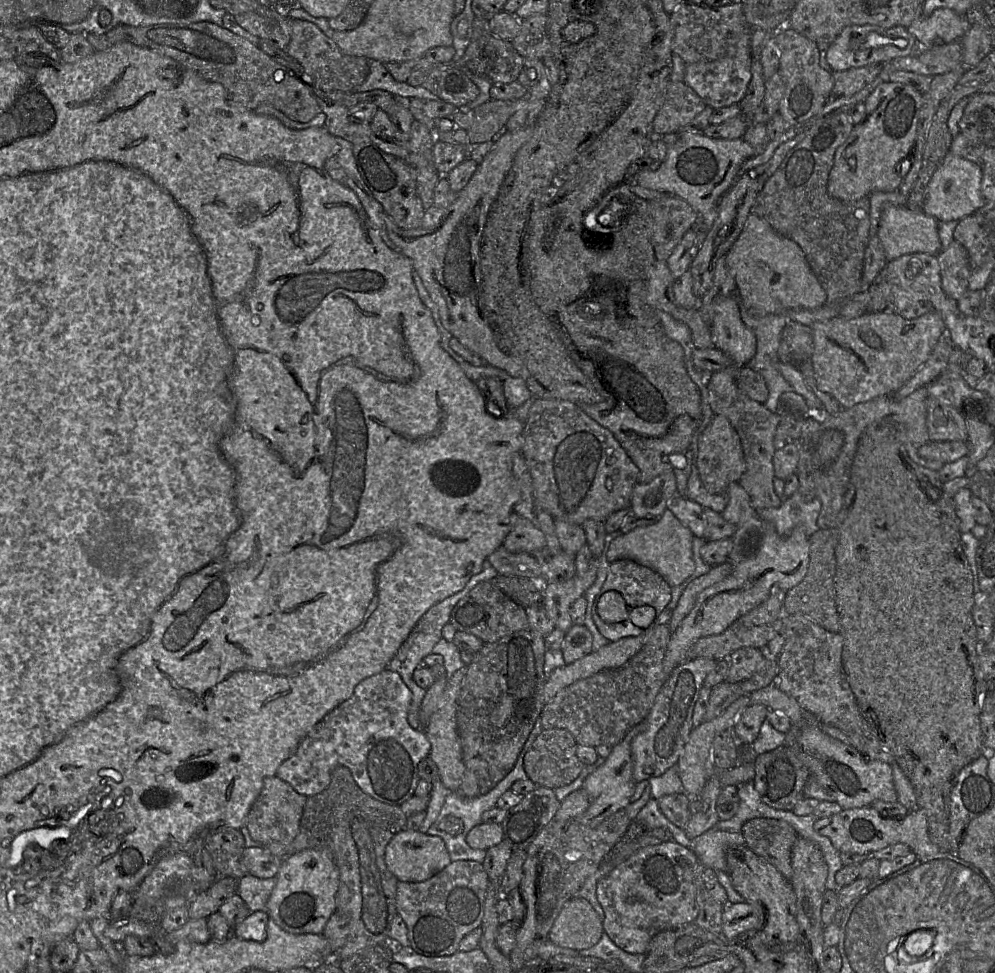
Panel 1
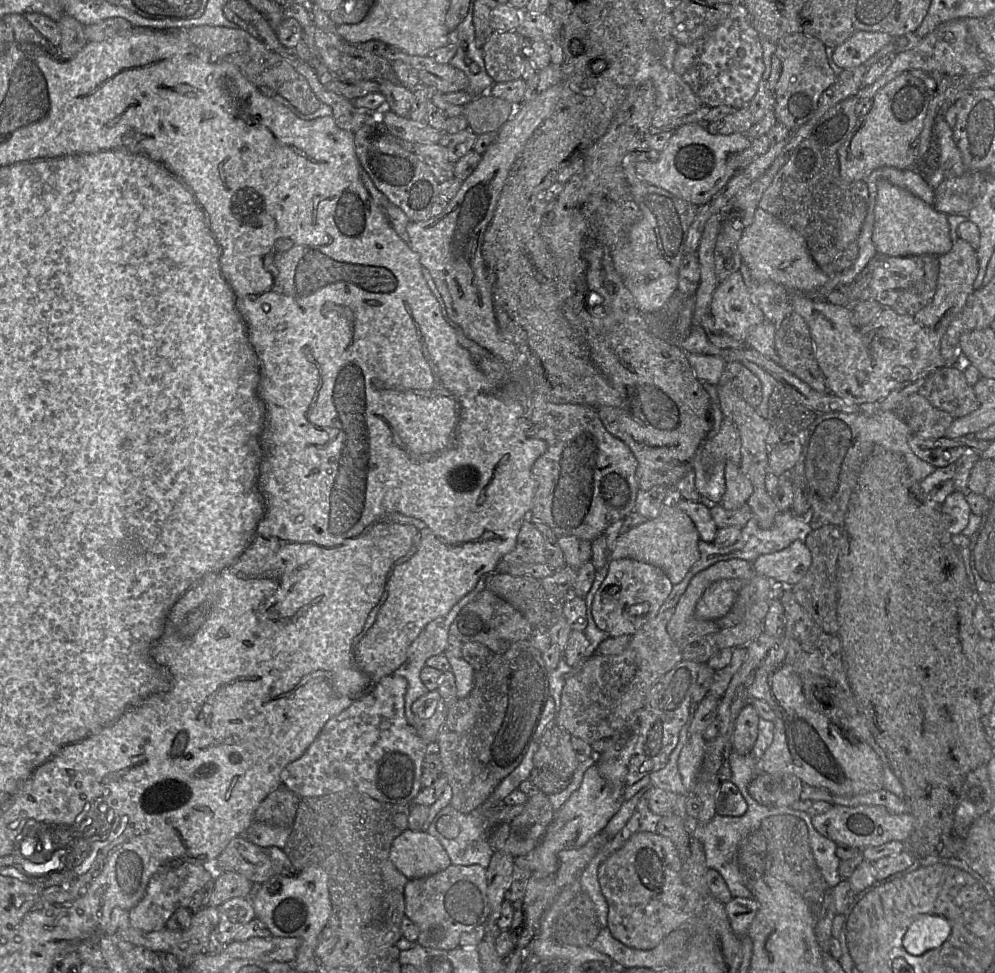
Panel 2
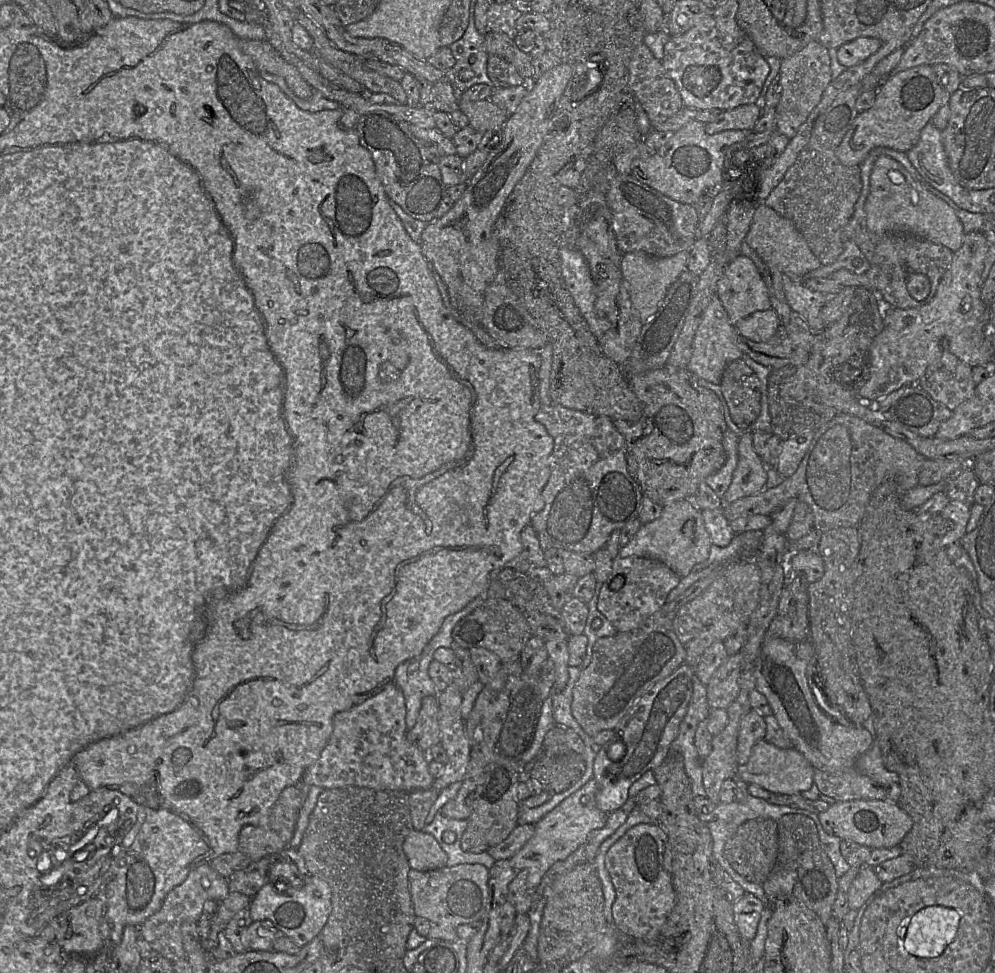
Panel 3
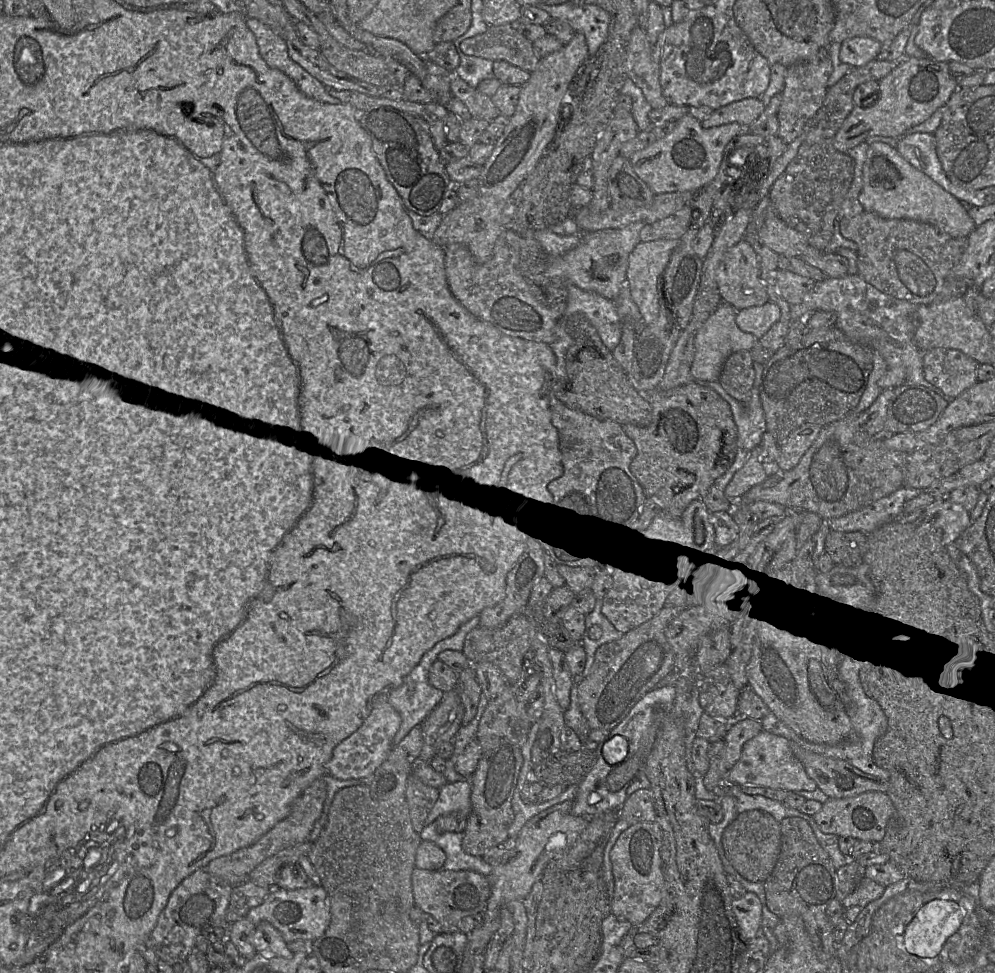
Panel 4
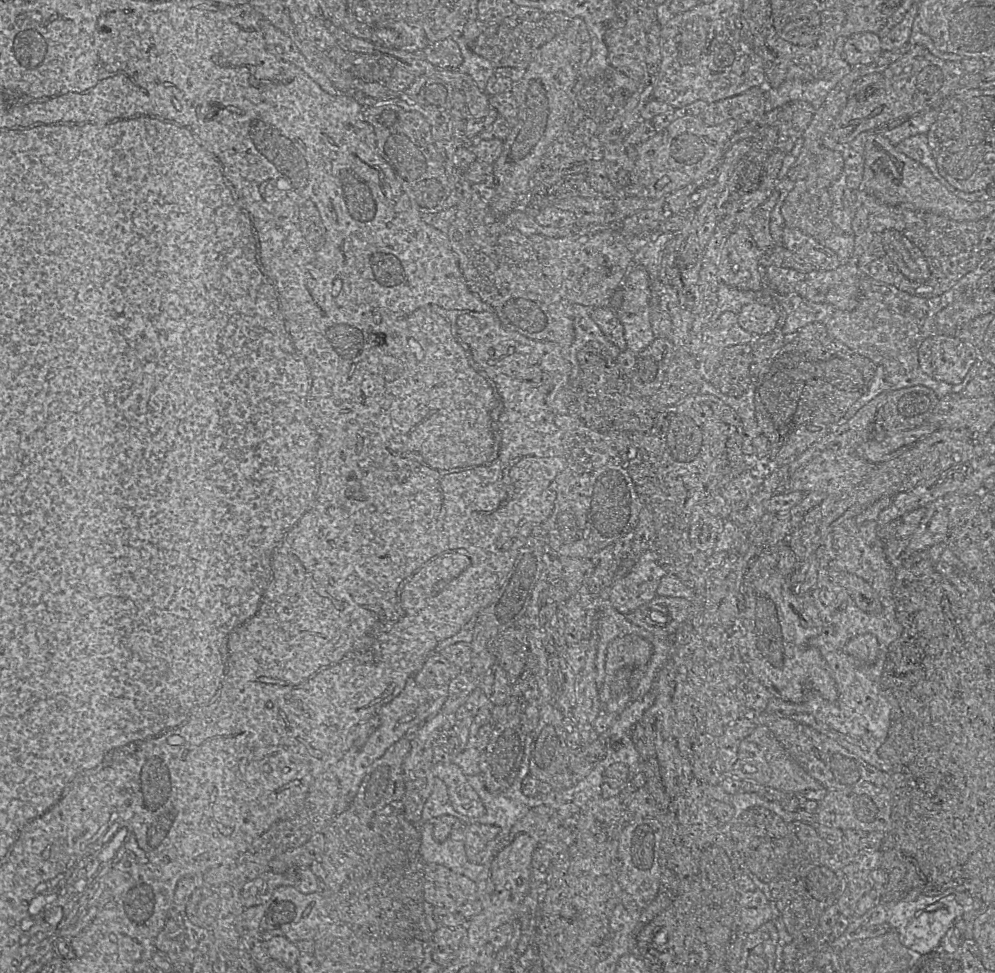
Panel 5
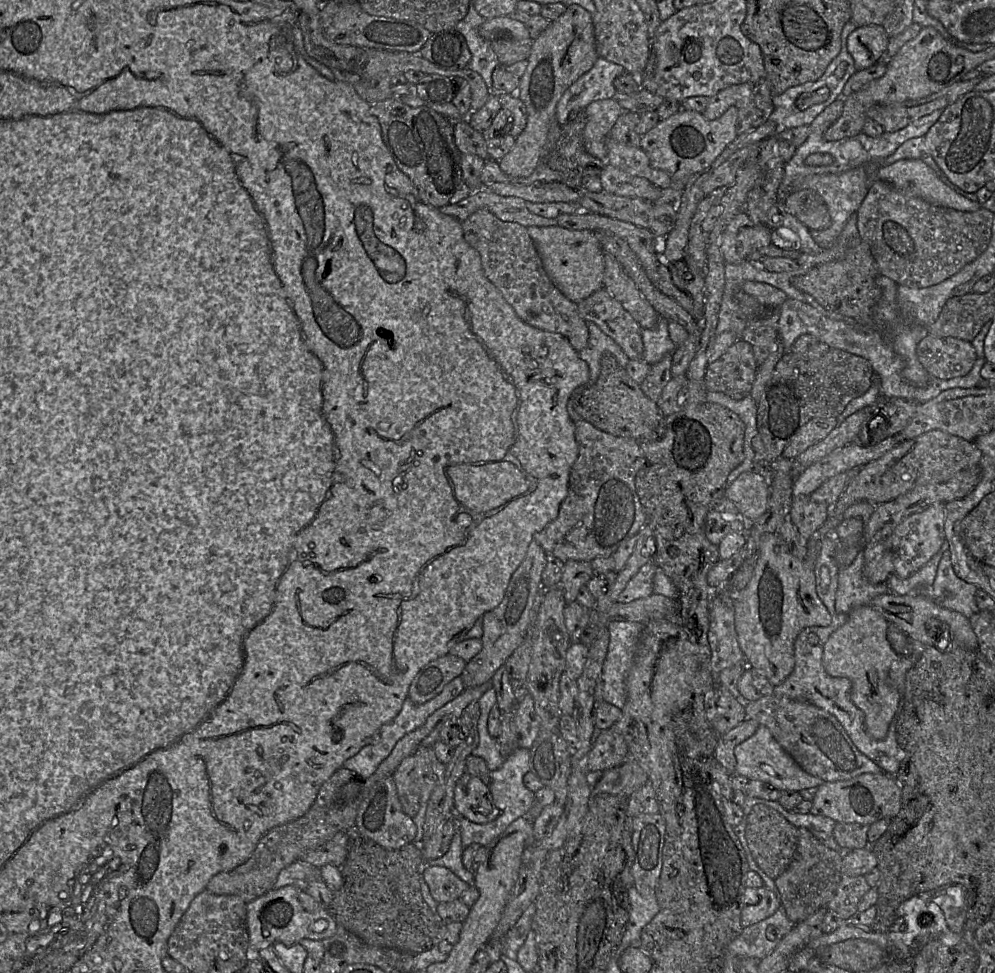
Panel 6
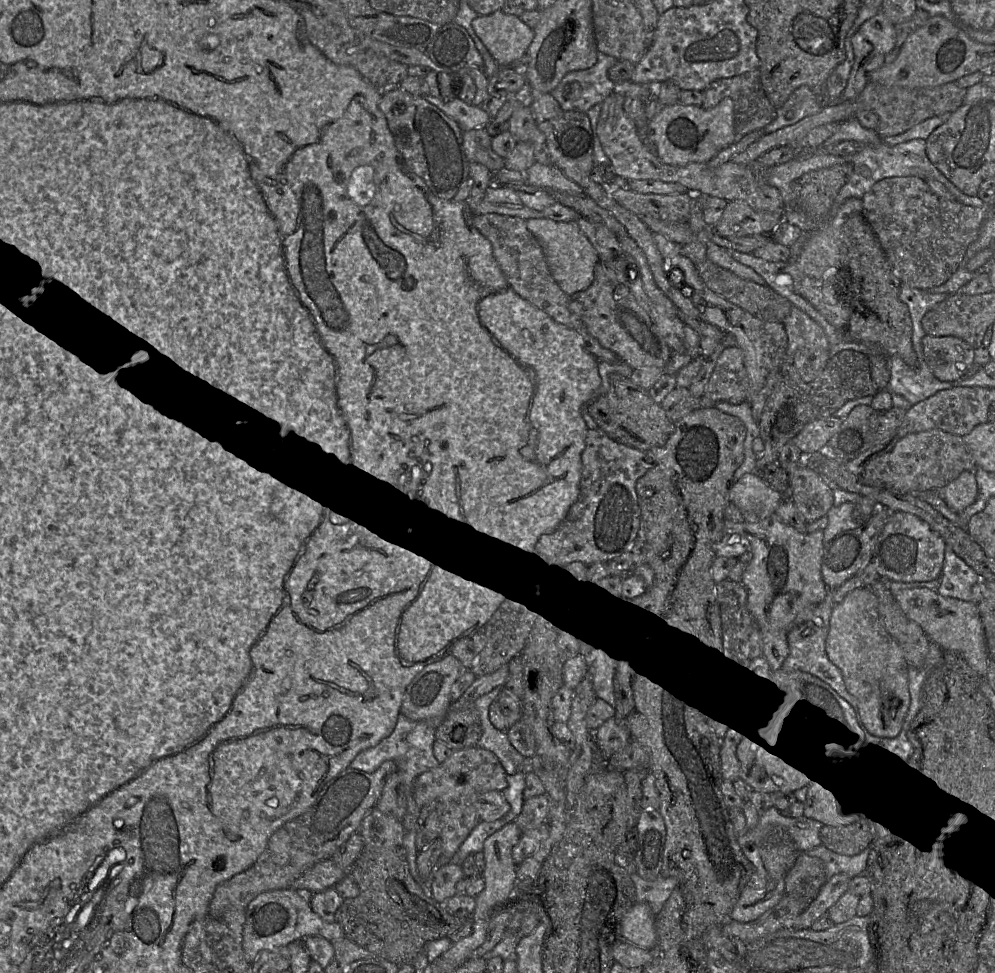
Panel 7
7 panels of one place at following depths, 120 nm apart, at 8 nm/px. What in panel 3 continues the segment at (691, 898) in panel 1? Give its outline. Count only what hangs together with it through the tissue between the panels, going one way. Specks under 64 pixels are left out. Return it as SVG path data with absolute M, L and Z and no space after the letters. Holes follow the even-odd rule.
M640 823L630 828L605 856L605 868L615 889L613 927L624 938L655 937L674 907L675 890L664 863L667 847L668 836L659 823Z

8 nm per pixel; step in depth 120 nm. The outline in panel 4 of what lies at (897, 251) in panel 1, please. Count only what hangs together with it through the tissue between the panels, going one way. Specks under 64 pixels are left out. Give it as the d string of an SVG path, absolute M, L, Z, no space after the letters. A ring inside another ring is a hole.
M883 142L868 148L863 167L863 189L860 203L865 211L885 219L911 219L929 223L954 237L968 237L977 227L966 207L929 176L907 162L897 149Z

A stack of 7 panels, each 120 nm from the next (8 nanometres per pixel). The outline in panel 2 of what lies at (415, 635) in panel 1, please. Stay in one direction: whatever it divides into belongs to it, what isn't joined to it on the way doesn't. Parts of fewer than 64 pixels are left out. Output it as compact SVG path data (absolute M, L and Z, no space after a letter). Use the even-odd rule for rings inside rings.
M481 577L477 582L476 586L473 590L471 590L468 594L462 597L451 609L448 613L435 618L431 622L429 622L420 634L413 640L411 645L408 648L406 660L401 664L394 672L395 675L403 676L407 682L408 687L405 694L405 715L407 721L414 727L414 713L412 711L412 704L422 695L428 692L427 688L421 681L420 672L423 667L426 665L426 661L433 655L442 654L448 646L448 636L449 630L452 622L457 617L458 613L461 609L470 603L478 593L486 589L486 577Z

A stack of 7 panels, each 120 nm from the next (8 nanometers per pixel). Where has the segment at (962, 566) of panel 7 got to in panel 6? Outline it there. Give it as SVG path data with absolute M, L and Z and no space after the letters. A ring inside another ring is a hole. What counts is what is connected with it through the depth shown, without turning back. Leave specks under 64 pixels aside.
M949 546L941 557L935 581L930 588L921 589L944 608L956 611L968 619L979 612L975 594L979 590L975 585L959 578L952 565Z

